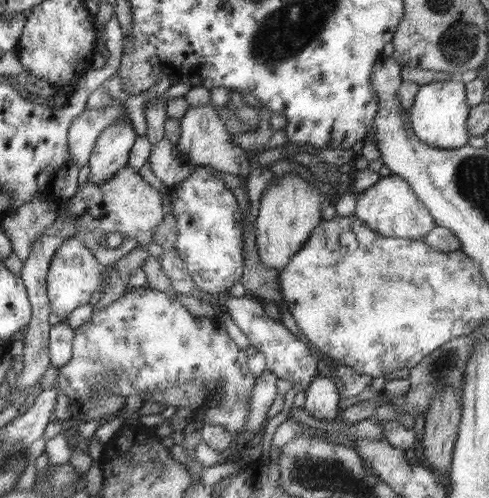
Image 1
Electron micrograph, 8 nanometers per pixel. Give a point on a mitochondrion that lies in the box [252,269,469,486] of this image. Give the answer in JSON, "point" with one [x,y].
{"point":[443,367]}

